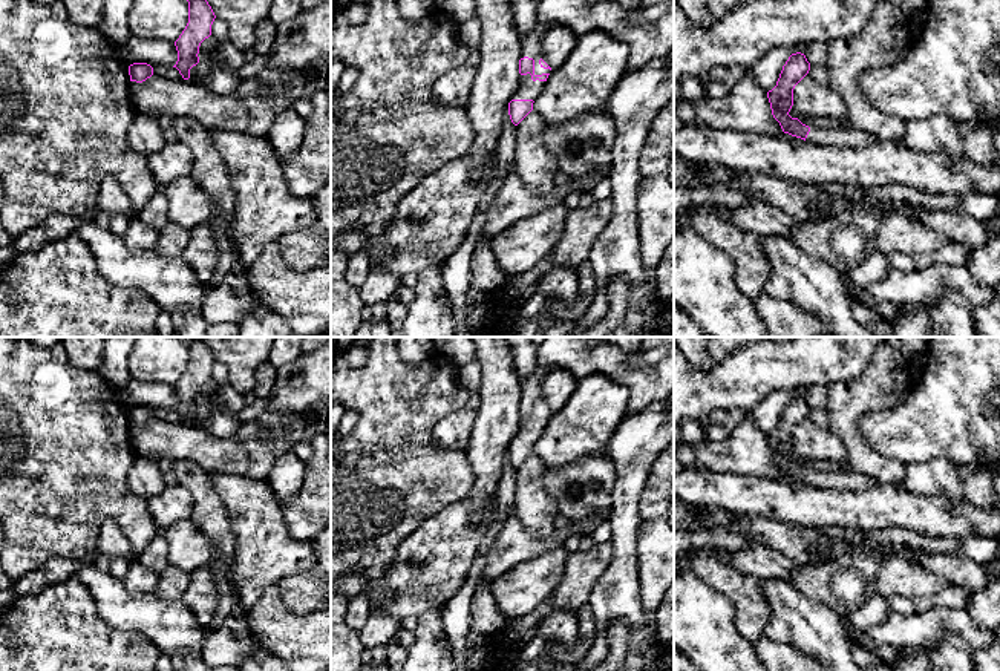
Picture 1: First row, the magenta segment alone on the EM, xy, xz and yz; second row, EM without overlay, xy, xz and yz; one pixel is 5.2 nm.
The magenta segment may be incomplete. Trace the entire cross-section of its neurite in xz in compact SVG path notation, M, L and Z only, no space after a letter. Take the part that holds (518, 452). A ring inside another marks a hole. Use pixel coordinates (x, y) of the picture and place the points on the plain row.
M536 363L528 378L521 378L519 429L508 446L508 458L518 469L531 453L533 446L542 435L551 411L542 403L542 381L554 366Z

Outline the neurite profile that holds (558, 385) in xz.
M559 368L550 371L542 381L544 400L542 403L551 411L559 411L565 406L567 400L571 397L577 378Z

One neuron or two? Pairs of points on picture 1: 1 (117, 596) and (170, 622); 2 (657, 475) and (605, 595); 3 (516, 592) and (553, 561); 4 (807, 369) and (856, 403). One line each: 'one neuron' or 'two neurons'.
1: one neuron
2: two neurons
3: one neuron
4: two neurons

